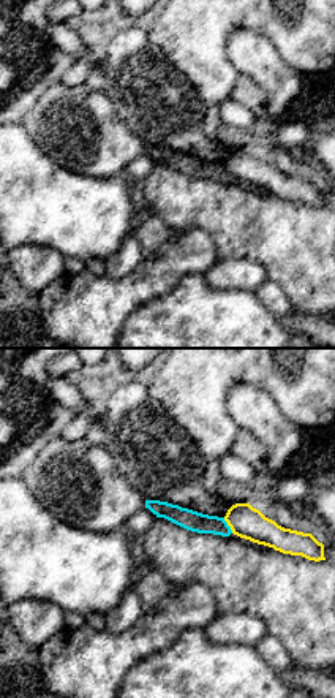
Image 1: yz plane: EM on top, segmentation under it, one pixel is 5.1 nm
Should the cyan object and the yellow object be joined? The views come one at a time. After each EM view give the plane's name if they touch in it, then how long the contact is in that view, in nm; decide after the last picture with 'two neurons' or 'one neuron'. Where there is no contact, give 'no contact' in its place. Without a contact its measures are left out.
meets cyan in yz; contact 90 nm long

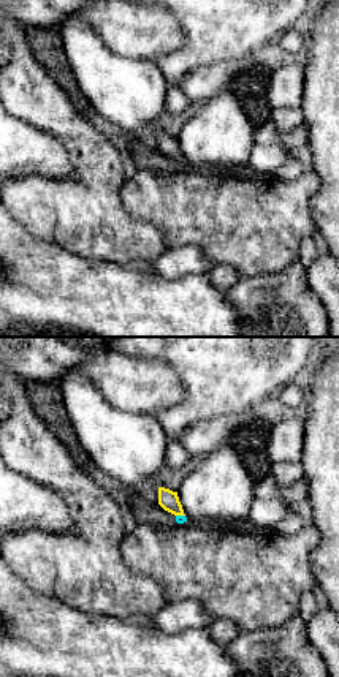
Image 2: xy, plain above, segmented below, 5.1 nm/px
meets cyan in xy; contact 50 nm long

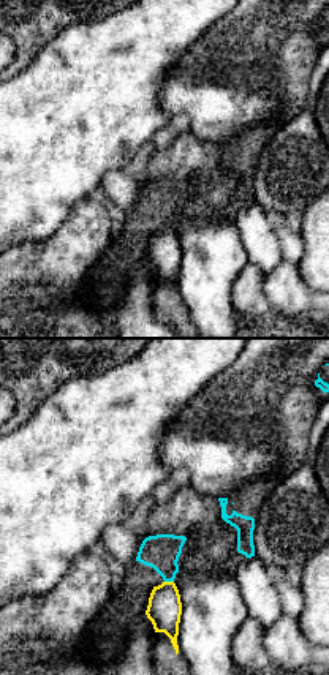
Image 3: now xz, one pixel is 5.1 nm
meets cyan in xz; contact 50 nm long

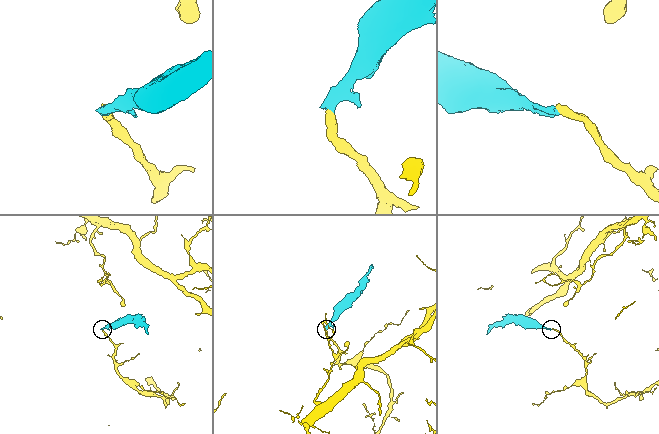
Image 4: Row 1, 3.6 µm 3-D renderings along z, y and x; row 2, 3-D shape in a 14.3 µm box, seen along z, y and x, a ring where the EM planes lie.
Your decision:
two neurons

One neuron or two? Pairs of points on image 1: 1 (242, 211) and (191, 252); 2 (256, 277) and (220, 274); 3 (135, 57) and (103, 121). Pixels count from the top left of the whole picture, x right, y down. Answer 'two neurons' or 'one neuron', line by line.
1: two neurons
2: one neuron
3: two neurons

